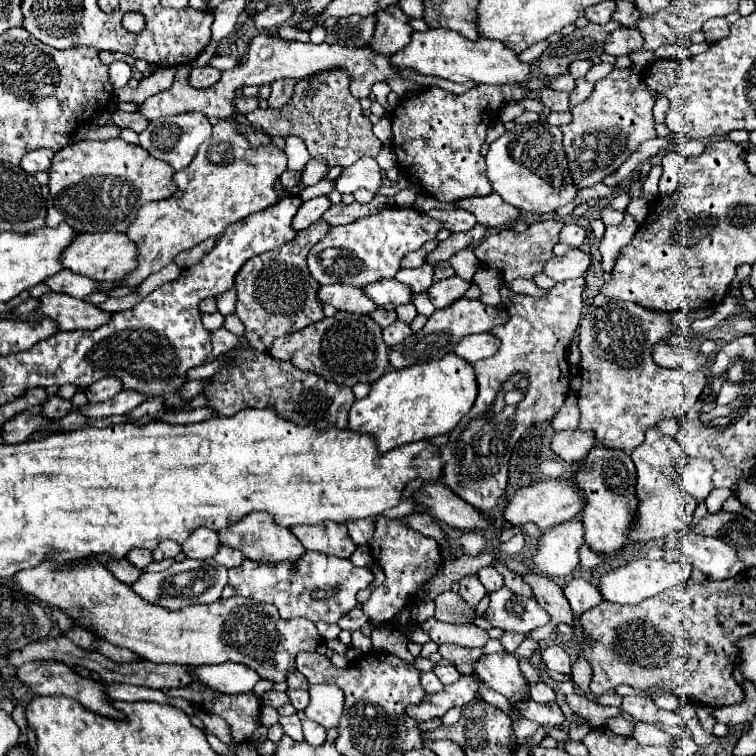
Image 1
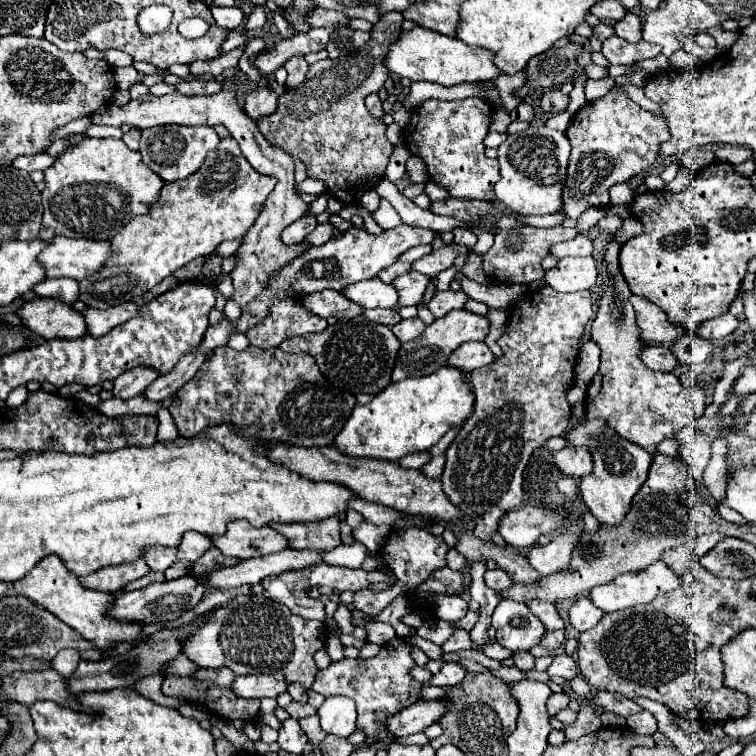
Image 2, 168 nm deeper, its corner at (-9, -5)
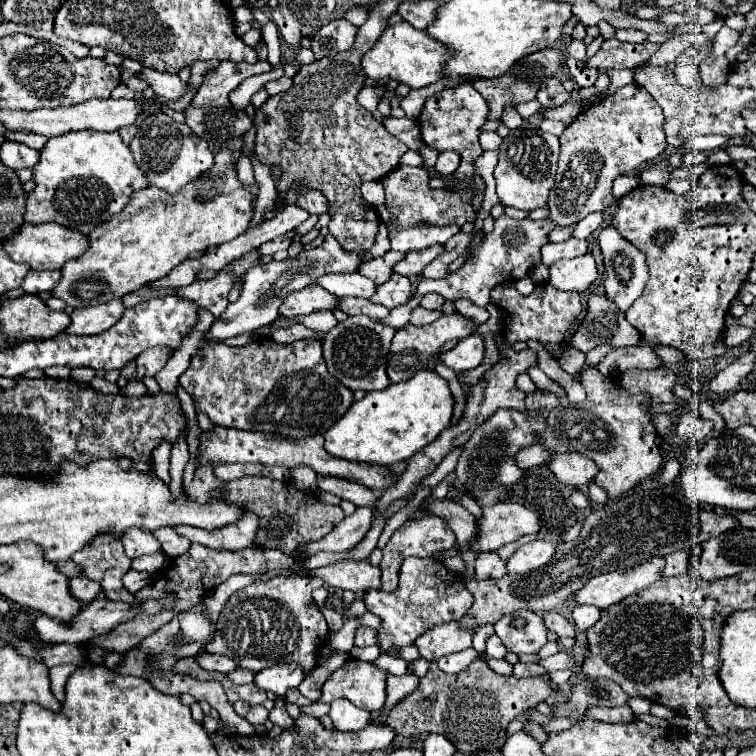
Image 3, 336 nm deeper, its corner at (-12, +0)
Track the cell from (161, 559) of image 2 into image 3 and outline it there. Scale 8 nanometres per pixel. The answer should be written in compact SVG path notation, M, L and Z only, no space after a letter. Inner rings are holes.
M128 527L128 531L124 531L124 535L120 535L120 541L130 559L160 551L160 545L156 543L156 539L152 539L152 535L148 531L138 529L138 527Z

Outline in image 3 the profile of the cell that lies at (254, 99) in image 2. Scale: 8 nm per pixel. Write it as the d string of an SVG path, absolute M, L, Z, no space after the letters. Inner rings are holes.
M280 77L280 79L268 81L264 87L266 87L268 95L278 95L278 93L282 93L282 91L288 91L290 85L292 85L292 79L290 79L290 77Z

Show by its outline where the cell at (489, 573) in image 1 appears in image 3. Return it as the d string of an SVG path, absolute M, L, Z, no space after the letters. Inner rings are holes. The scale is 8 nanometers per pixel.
M480 553L474 563L478 579L500 579L506 575L506 561L498 553Z

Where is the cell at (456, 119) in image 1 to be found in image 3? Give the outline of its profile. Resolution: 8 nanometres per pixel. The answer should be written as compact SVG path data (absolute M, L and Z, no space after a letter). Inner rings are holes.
M460 83L452 89L444 89L428 97L418 117L418 125L420 125L422 139L426 145L438 151L452 149L460 153L462 163L458 171L452 175L460 183L468 183L474 177L474 159L482 155L478 135L480 135L480 127L486 123L486 117L488 117L488 103L484 103L484 97L474 87L470 87L470 83Z

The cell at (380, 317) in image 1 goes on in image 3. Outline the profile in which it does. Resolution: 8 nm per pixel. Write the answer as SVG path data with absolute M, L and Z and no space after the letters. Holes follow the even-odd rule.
M344 297L338 307L340 311L344 311L346 315L366 315L366 313L376 313L378 319L386 317L390 311L386 307L380 307L380 305L374 305L366 299L358 299L358 297Z

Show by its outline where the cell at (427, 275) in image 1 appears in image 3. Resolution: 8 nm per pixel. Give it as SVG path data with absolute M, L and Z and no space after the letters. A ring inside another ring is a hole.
M394 273L384 285L380 285L376 289L376 293L370 297L370 301L376 305L384 305L386 309L394 309L398 305L408 303L410 297L412 297L410 279L404 279L402 275Z

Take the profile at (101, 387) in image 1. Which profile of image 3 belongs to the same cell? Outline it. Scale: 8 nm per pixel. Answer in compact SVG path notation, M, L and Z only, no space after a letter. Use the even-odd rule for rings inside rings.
M152 347L148 351L142 351L136 359L138 363L138 373L136 373L136 381L142 381L144 377L154 377L172 357L172 349L170 347Z

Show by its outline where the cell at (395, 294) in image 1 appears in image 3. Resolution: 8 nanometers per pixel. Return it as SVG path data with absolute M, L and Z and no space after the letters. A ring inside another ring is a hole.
M330 273L316 279L316 285L324 287L328 293L336 297L364 297L370 299L372 291L376 291L376 285L360 275L360 273Z

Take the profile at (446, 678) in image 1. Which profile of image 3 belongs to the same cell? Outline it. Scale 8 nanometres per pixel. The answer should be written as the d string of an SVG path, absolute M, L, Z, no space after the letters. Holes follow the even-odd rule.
M468 647L464 651L450 653L450 655L442 657L442 659L438 659L438 667L444 673L460 673L460 671L464 671L464 667L468 667L478 657L480 657L480 653L474 647Z

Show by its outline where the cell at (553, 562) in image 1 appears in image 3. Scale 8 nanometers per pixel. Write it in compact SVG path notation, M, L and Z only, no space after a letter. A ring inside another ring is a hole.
M534 541L528 545L522 545L512 553L508 559L508 573L528 573L534 571L550 561L554 555L556 545L546 543L546 541Z

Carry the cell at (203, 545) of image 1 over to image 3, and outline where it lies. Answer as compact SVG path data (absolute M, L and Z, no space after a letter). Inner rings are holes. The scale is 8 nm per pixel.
M172 527L156 529L156 531L152 531L152 535L160 543L160 549L164 551L164 555L168 555L172 559L184 555L188 551L188 547L190 547L190 541L180 537L180 535L176 535L176 531L172 531Z

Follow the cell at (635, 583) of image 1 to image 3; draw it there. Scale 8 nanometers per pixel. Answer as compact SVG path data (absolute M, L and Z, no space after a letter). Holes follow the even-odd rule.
M652 557L646 563L640 563L632 569L602 573L592 577L580 591L574 593L576 603L580 605L594 605L598 609L608 609L610 605L626 599L628 595L650 587L654 581L662 577L664 559Z

